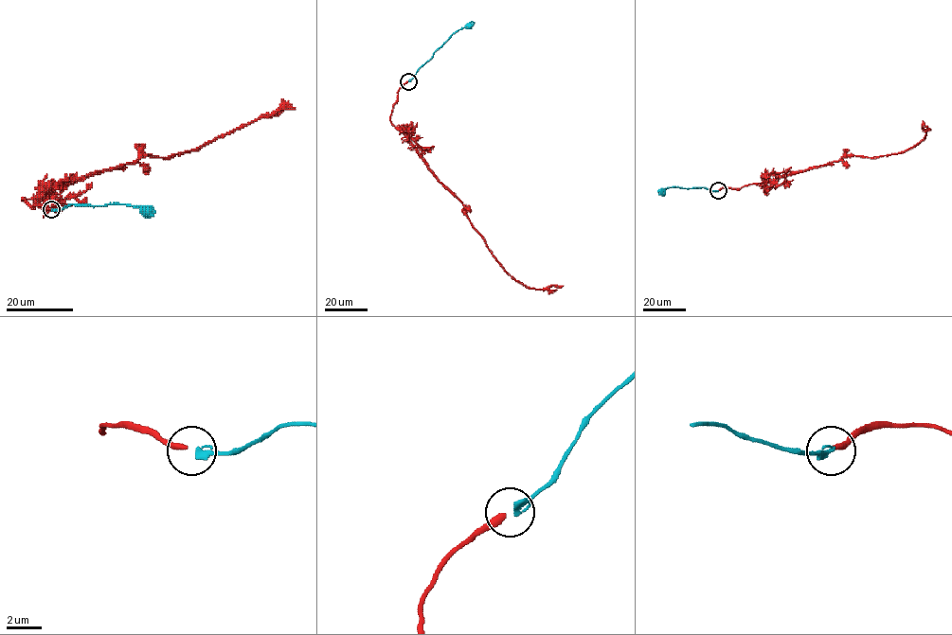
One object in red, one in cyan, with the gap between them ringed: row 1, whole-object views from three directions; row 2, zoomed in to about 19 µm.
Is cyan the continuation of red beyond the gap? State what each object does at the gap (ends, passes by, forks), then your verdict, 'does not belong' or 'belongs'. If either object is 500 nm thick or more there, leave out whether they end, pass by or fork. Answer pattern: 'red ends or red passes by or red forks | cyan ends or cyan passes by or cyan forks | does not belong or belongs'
red ends | cyan ends | does not belong

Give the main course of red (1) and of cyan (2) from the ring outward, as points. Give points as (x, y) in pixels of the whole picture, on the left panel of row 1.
1: (50, 209), (33, 207), (24, 199), (119, 168), (143, 154), (170, 157), (191, 151), (279, 110), (295, 108)
2: (52, 209), (60, 210), (70, 204), (123, 203), (146, 209)

